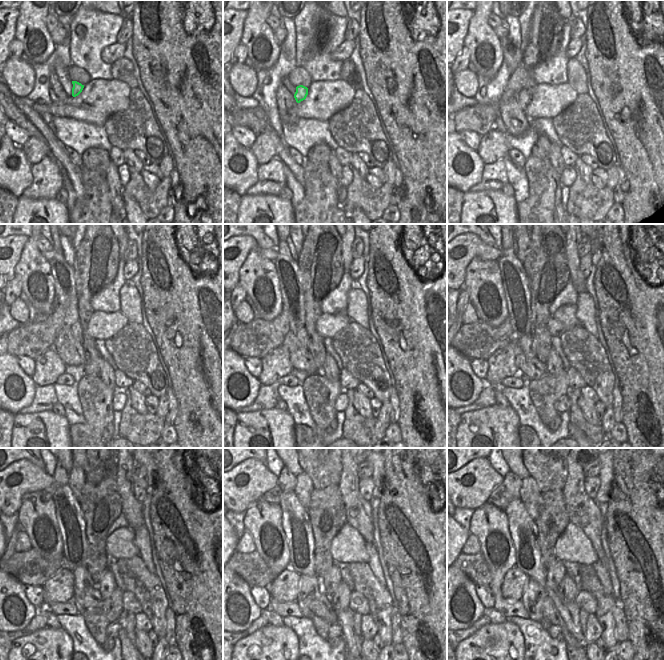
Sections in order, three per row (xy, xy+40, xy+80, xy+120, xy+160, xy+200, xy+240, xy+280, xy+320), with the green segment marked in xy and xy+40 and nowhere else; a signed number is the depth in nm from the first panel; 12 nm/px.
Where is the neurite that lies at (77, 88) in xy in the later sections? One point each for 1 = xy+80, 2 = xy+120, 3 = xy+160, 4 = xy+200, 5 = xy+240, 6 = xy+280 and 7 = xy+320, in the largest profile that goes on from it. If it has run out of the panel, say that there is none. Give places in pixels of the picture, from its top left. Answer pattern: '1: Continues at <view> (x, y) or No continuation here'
1: Continues at xy+80 (524, 96)
2: Continues at xy+120 (78, 333)
3: Continues at xy+160 (302, 334)
4: Continues at xy+200 (525, 342)
5: Continues at xy+240 (82, 579)
6: Continues at xy+280 (310, 586)
7: Continues at xy+320 (533, 597).

